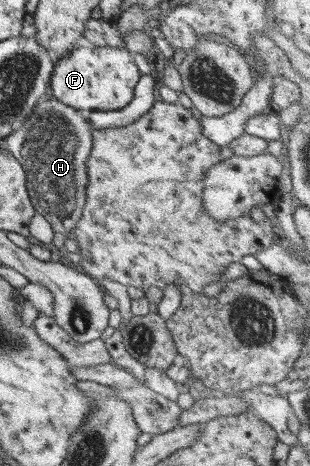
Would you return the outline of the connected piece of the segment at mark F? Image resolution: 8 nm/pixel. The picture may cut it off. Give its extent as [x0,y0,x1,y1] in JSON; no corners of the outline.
[48,47,139,112]

